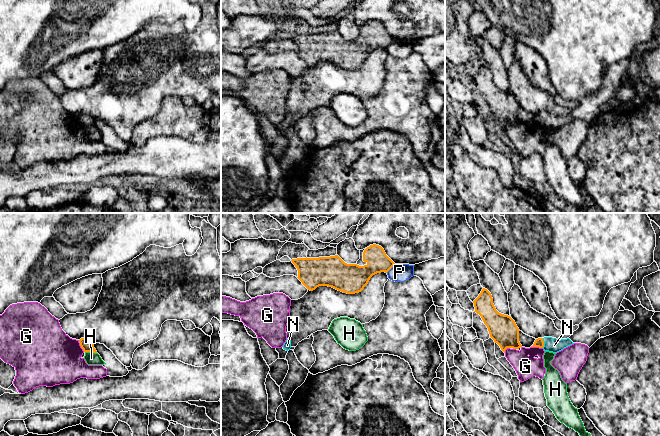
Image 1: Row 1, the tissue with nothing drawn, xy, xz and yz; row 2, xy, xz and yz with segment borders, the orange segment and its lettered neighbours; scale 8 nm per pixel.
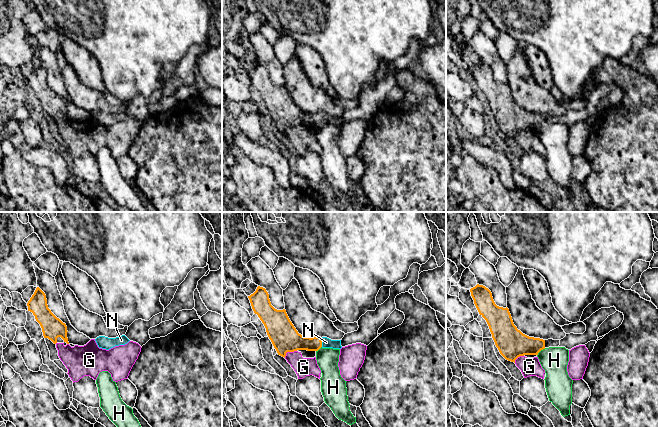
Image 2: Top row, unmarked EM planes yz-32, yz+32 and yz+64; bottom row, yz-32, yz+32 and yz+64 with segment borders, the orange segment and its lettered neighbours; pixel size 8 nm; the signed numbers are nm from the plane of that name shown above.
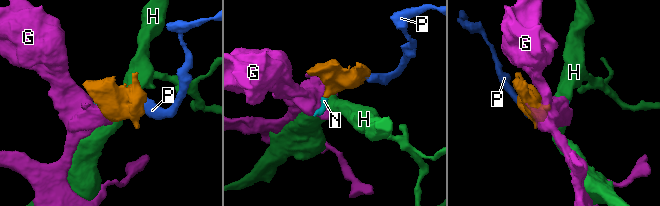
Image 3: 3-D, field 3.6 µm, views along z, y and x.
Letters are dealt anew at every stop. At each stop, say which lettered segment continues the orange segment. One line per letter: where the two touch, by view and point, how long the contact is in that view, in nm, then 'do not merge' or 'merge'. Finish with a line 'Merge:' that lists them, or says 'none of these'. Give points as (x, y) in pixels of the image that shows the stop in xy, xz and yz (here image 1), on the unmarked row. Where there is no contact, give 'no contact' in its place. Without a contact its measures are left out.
G: xy (81, 122) | 110 nm | do not merge
H: xy (91, 127) | 100 nm | do not merge
N: yz (543, 119) | 80 nm | merge
P: xz (390, 44) | 100 nm | do not merge
Merge: N

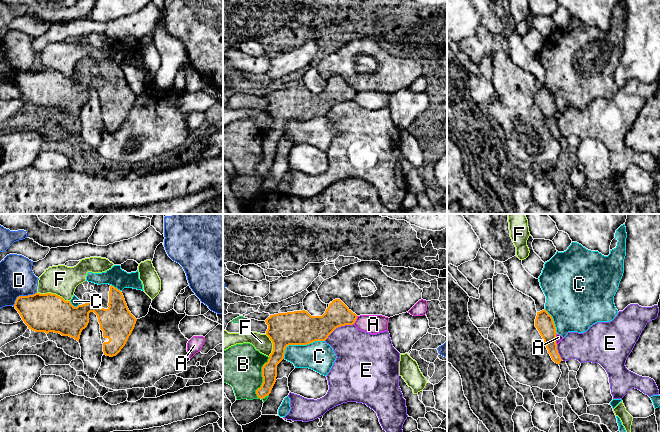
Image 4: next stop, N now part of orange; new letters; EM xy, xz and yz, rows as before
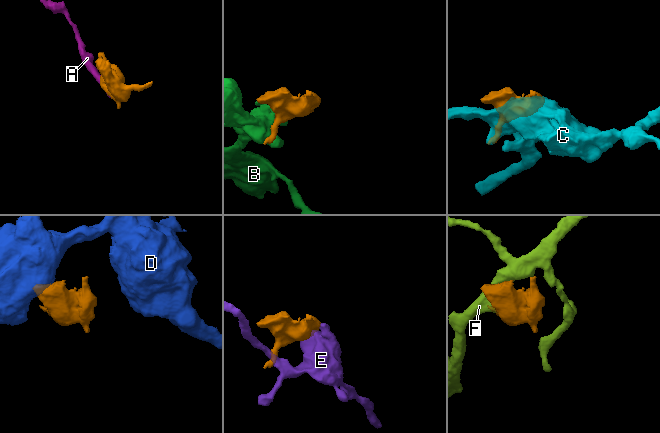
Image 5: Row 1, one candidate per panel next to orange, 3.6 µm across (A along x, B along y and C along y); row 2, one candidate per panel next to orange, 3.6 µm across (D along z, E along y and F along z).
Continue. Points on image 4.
A: xz (355, 96) | 70 nm | do not merge
B: xz (263, 154) | 360 nm | do not merge
C: xz (299, 120) | 360 nm | do not merge
D: xy (22, 72) | 220 nm | do not merge
E: xz (338, 102) | 280 nm | do not merge
F: xy (53, 70) | 280 nm | do not merge
Merge: none of these

